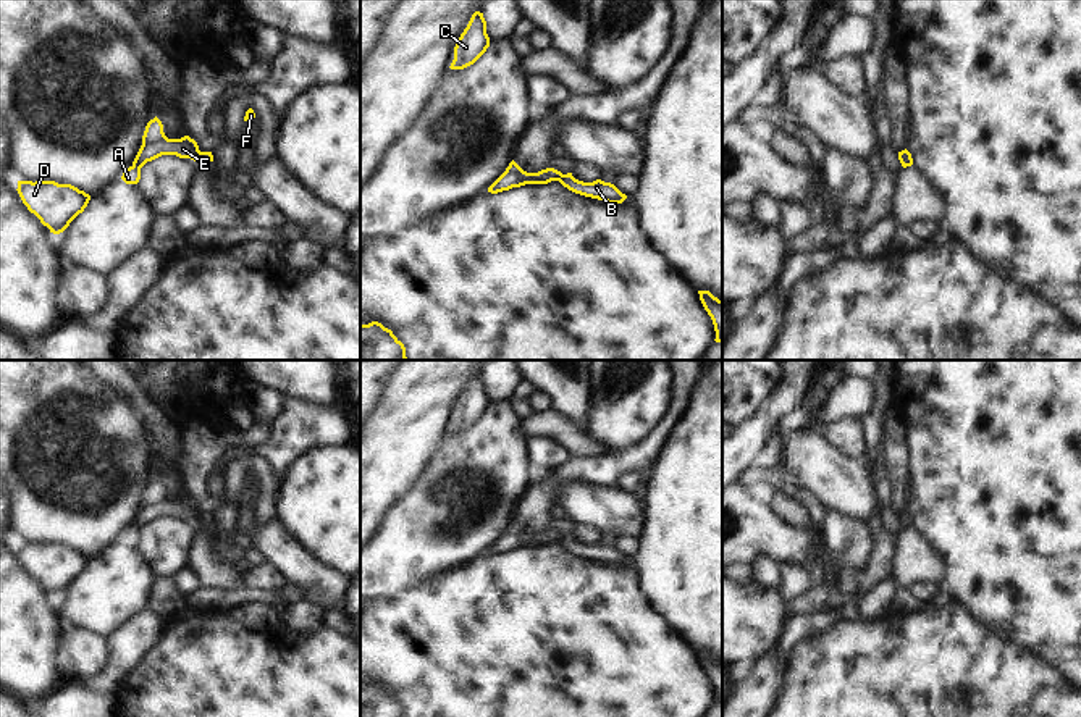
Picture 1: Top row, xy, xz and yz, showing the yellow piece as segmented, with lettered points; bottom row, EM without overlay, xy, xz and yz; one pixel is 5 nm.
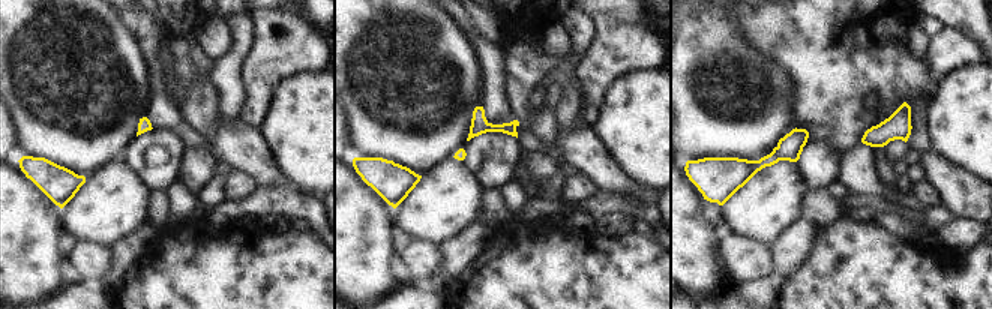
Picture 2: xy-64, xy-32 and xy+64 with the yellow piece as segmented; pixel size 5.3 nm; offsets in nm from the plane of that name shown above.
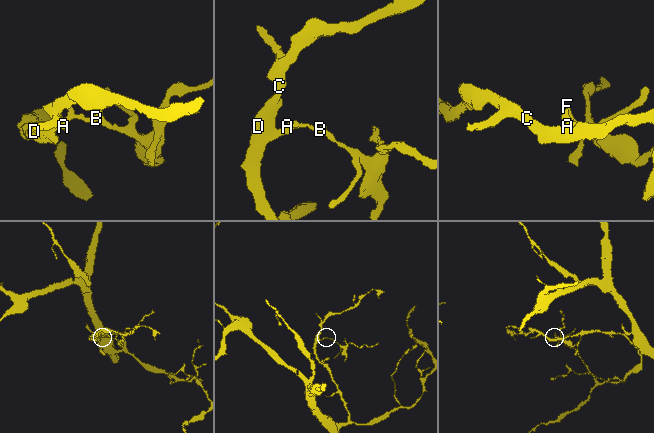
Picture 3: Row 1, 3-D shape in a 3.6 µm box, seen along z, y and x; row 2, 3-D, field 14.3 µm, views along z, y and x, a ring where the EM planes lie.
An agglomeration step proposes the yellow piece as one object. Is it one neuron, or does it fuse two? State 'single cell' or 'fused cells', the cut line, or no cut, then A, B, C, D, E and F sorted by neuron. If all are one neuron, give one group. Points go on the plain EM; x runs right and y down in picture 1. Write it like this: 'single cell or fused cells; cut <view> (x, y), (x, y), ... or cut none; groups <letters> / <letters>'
fused cells; cut xy (201, 514), (196, 522); groups A C D E / B F

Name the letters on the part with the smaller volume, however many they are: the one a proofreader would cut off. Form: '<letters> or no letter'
B, F

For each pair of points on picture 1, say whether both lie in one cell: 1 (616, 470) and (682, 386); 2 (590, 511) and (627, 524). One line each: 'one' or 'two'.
1: one
2: one

